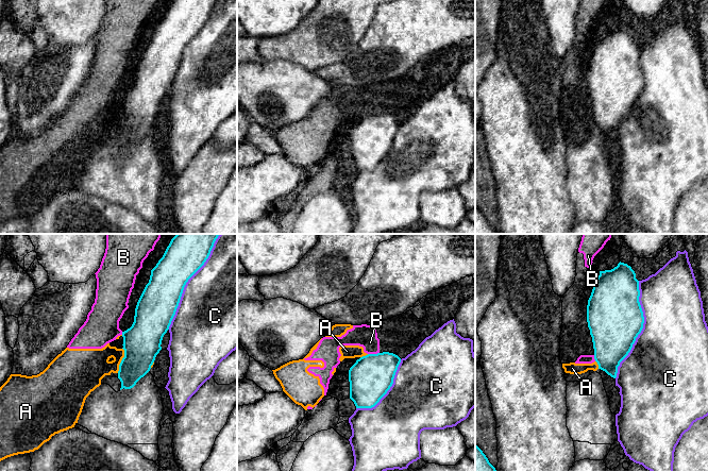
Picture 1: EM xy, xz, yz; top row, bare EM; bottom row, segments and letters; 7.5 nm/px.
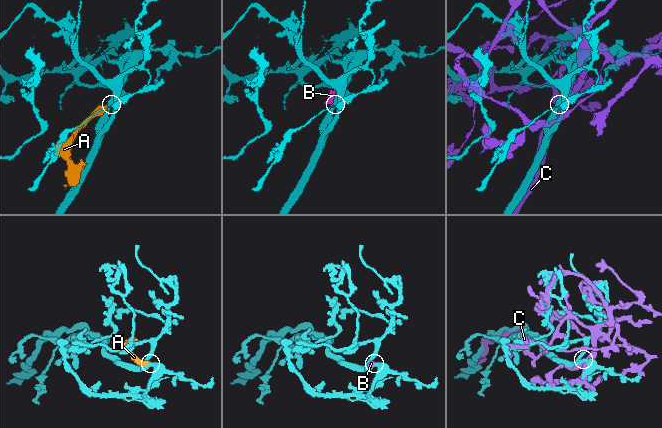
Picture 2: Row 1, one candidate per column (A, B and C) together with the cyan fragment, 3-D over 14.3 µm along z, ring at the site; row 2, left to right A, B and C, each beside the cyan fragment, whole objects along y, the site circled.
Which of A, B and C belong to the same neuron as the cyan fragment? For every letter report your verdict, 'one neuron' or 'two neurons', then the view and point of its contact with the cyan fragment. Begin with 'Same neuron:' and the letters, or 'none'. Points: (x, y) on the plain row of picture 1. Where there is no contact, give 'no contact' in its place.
Same neuron: none
A: two neurons; contact xy (121, 122)
B: two neurons; contact xz (373, 116)
C: two neurons; contact yz (641, 91)

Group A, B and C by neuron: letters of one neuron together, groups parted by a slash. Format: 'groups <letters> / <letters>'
groups A B / C

